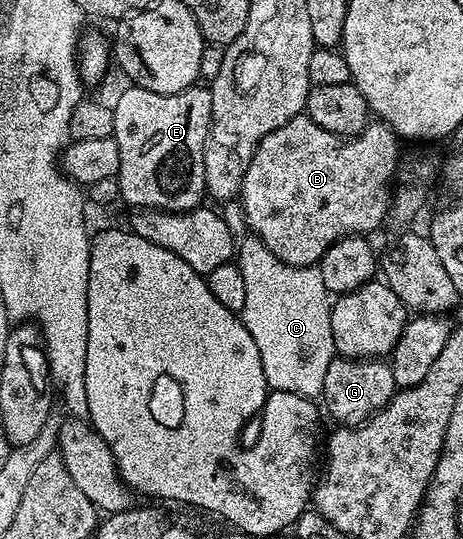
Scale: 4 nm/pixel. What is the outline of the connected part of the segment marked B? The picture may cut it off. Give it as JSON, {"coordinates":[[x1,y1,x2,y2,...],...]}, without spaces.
{"coordinates":[[295,115,289,121,285,121,285,125,281,125,279,129,273,129,260,143,255,147,253,157,249,161,249,165,245,169,245,177,243,184,239,186,238,202,242,204,244,217,247,221,247,226,253,232,253,235,264,242,264,245,280,259,281,262,287,263,290,266,297,267,314,267,318,264,319,259,325,253,325,249,329,249,329,245,333,245,338,239,344,239,347,235,362,235,366,236,367,231,375,231,382,223,383,219,388,216,391,205,391,192,393,184,391,178,395,175,395,166,399,163,399,146,401,140,392,127,386,123,378,121,368,122,367,127,360,135,356,135,349,139,340,139,339,136,329,133,325,129,321,129,321,125,307,116]]}

